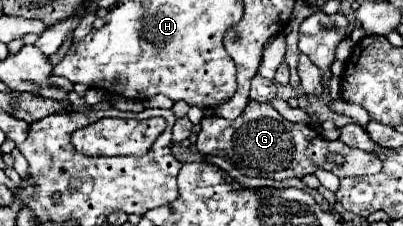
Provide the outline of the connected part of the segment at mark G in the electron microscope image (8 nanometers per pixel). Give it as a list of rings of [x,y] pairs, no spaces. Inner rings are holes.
[[[250,101],[246,105],[246,109],[242,111],[242,115],[234,121],[226,121],[222,117],[204,117],[200,121],[200,133],[198,133],[198,151],[202,155],[216,155],[222,157],[224,161],[228,161],[232,167],[236,167],[242,175],[246,177],[266,177],[266,179],[274,179],[274,181],[284,181],[288,177],[304,177],[308,173],[314,171],[314,167],[322,167],[332,171],[336,177],[354,177],[354,175],[374,175],[382,169],[382,163],[376,155],[360,151],[360,149],[352,149],[340,141],[326,141],[322,139],[310,125],[296,125],[286,121],[270,103],[256,103]],[[328,153],[334,155],[342,155],[344,163],[336,165],[334,161],[330,163]]]

